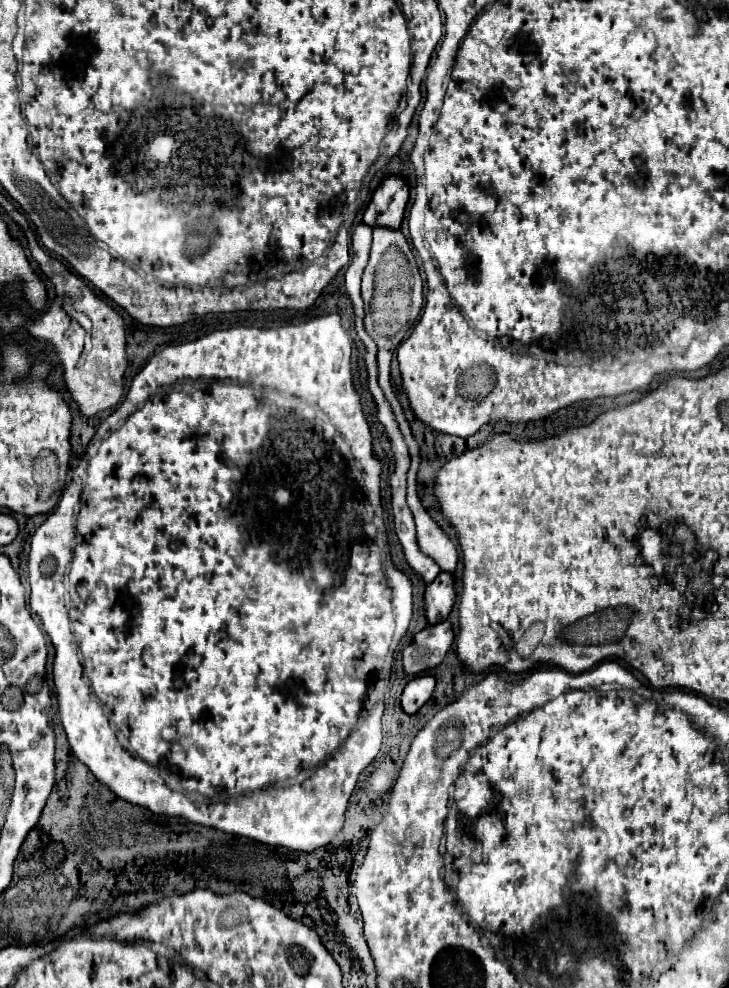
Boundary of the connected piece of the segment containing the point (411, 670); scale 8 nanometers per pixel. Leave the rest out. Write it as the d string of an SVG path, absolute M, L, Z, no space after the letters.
M448 620L424 628L414 636L414 642L406 646L402 652L406 674L420 674L424 670L438 666L450 652L452 644L454 630Z

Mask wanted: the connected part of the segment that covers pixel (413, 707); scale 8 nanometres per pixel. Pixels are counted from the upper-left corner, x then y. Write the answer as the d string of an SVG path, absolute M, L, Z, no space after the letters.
M430 674L412 678L408 682L408 686L404 688L404 692L402 692L402 708L404 708L404 712L408 712L408 714L418 712L418 708L424 706L430 700L434 688L436 688L436 678L430 676Z

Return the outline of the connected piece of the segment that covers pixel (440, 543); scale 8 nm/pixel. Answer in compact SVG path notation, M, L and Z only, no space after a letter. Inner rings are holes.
M408 486L408 504L416 520L416 530L418 530L418 542L422 550L434 558L434 562L444 570L444 572L454 572L458 564L458 548L452 542L452 538L436 524L436 520L426 512L422 506L422 500L418 496L418 488Z

